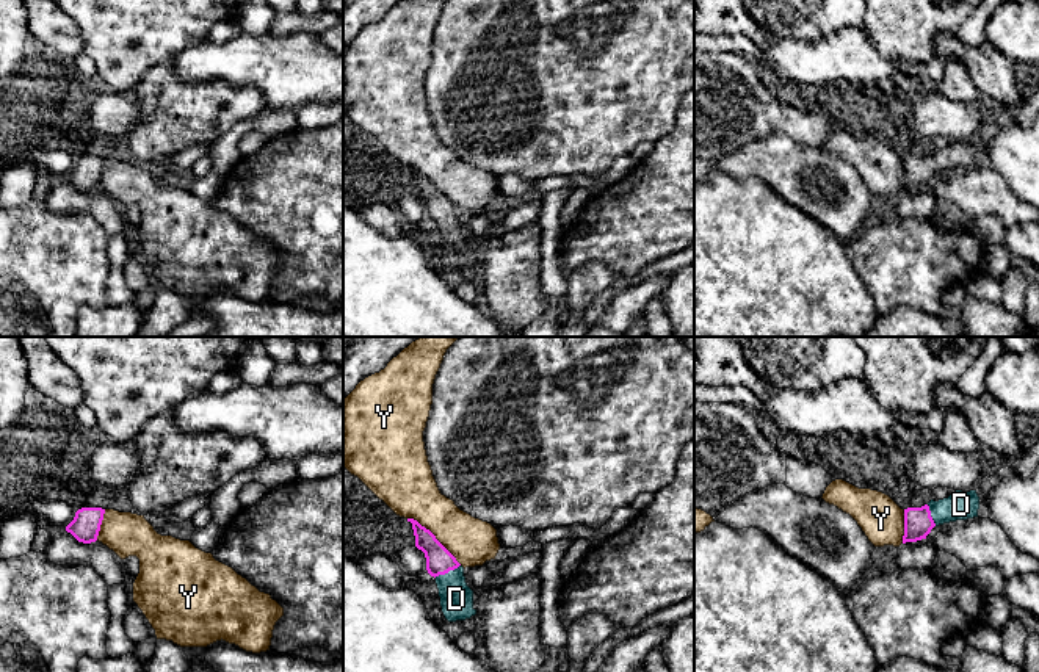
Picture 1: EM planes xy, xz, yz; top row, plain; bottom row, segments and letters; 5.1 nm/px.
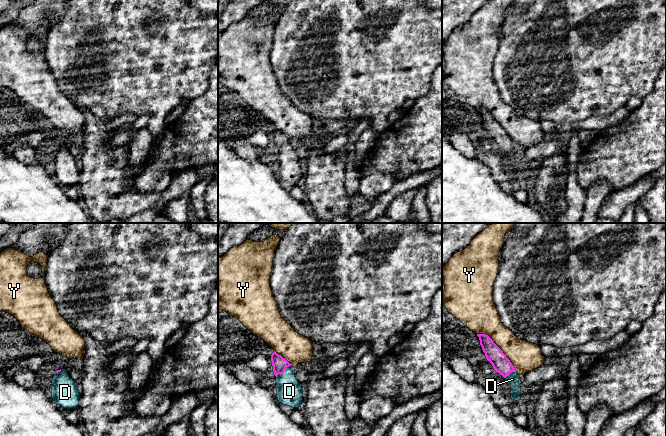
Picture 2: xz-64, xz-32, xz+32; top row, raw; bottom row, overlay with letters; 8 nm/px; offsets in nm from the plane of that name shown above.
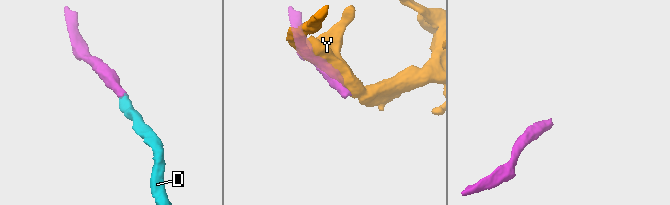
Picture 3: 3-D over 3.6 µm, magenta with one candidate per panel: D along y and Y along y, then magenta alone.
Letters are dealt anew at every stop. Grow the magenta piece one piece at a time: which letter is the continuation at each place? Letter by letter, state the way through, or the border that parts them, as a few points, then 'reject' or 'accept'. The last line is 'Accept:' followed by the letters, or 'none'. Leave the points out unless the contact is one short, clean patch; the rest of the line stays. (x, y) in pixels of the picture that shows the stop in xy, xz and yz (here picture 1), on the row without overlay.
D: runs through xz (439, 210), (447, 221), (456, 248); accept
Y: reject
Accept: D

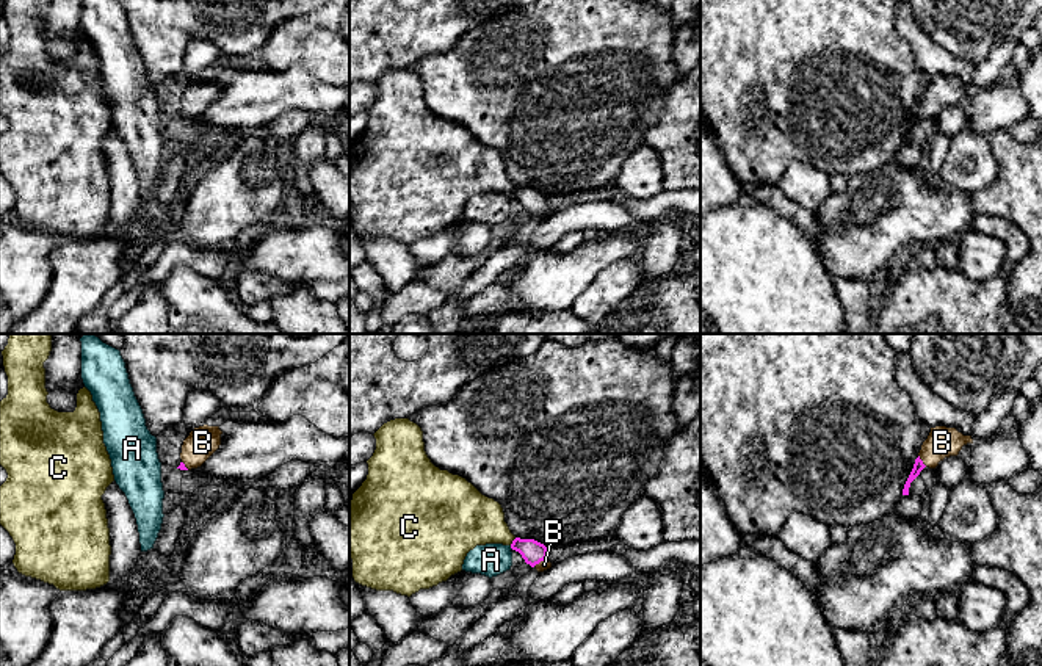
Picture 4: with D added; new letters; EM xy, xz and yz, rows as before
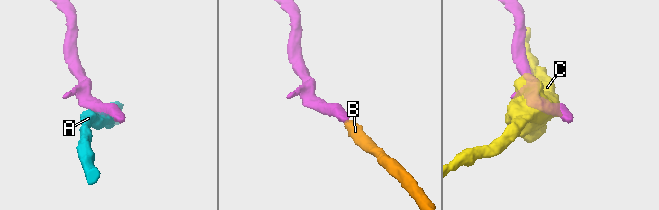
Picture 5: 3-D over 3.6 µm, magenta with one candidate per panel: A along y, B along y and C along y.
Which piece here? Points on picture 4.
A: reject
B: runs through yz (918, 115), (922, 110), (942, 91); accept
C: reject
Accept: B

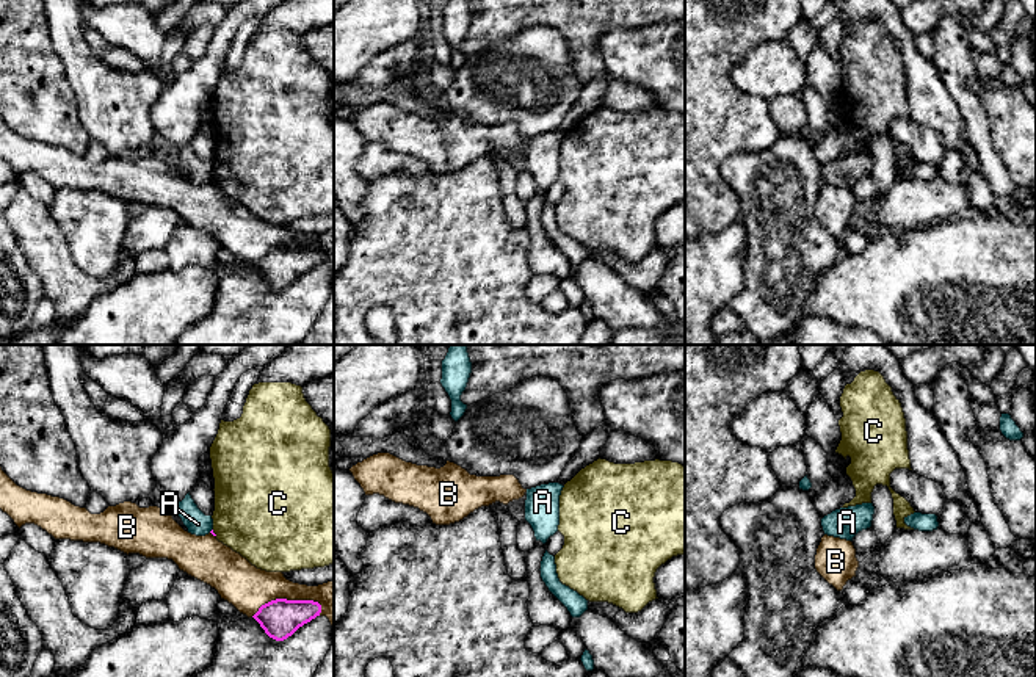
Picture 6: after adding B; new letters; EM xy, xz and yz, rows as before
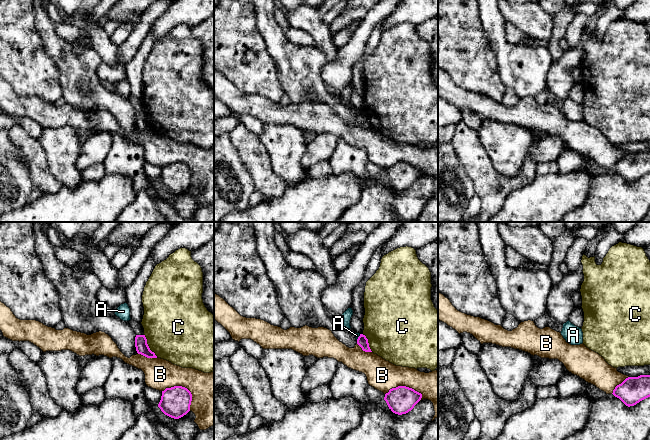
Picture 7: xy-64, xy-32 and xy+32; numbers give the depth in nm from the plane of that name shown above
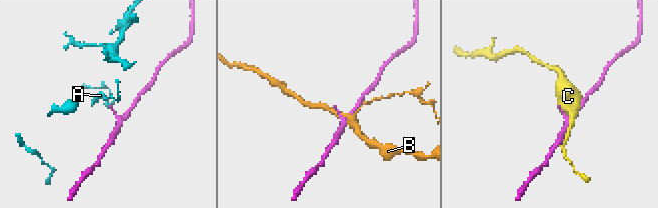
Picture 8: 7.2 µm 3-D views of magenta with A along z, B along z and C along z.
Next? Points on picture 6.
A: reject
B: reject
C: reject
Accept: none

